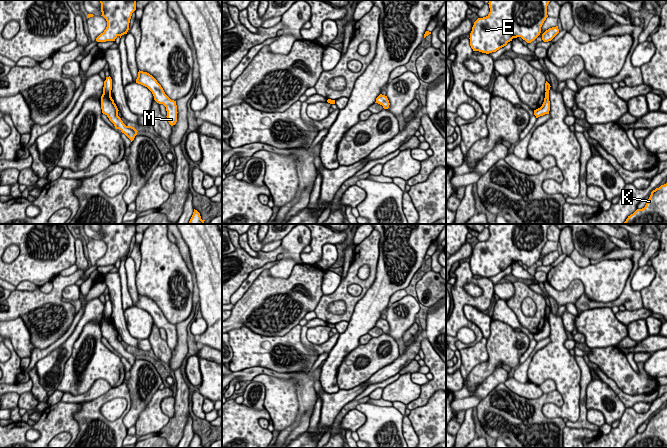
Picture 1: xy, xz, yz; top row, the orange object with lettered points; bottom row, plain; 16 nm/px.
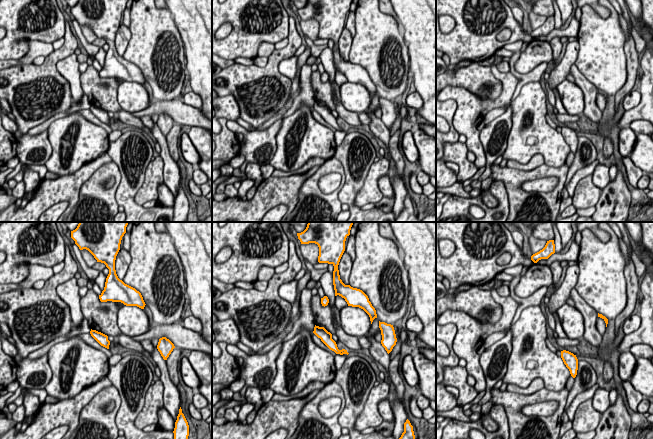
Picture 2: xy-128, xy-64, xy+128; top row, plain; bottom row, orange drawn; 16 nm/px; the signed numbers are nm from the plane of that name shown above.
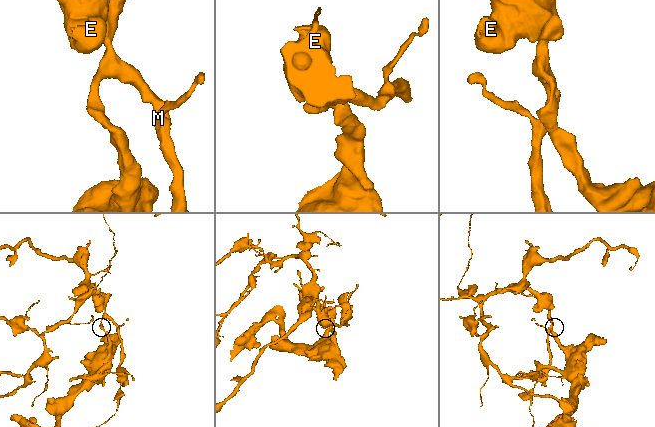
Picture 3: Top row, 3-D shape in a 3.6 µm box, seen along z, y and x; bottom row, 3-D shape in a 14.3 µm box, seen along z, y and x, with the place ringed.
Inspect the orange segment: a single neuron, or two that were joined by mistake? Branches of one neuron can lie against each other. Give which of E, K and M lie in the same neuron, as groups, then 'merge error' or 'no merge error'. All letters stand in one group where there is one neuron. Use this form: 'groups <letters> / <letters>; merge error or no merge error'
groups E M / K; merge error

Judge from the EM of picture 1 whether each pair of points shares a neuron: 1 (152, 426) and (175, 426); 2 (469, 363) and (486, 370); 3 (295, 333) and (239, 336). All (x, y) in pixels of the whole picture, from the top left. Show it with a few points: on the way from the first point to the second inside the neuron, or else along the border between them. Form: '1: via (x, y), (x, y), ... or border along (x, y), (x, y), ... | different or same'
1: border along (169, 419), (157, 432) | different
2: border along (487, 344), (488, 358), (468, 374), (467, 387) | different
3: via (281, 341), (253, 342) | same

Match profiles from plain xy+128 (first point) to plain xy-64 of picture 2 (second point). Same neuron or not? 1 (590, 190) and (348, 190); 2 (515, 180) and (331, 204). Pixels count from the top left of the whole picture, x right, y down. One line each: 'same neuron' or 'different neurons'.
1: different neurons
2: same neuron

